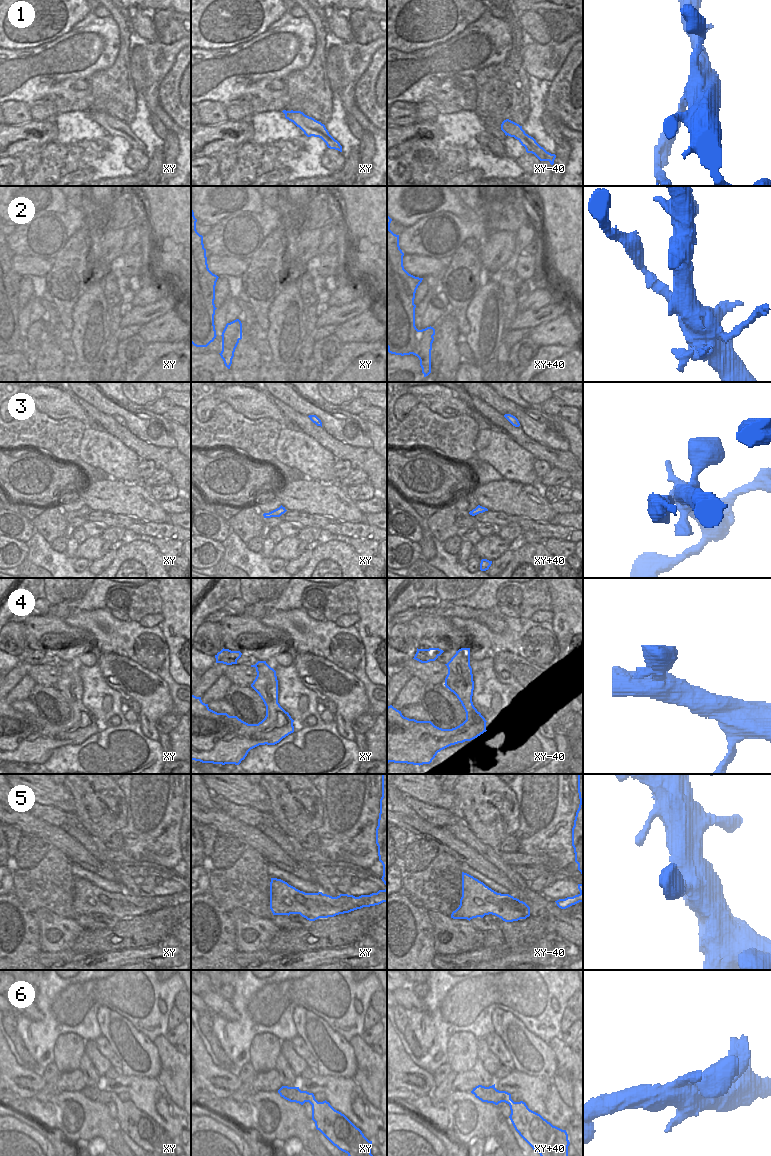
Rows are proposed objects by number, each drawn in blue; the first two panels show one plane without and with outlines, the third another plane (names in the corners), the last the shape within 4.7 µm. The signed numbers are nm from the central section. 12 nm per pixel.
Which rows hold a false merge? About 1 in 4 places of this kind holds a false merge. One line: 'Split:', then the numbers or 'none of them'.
Split: 1, 2

